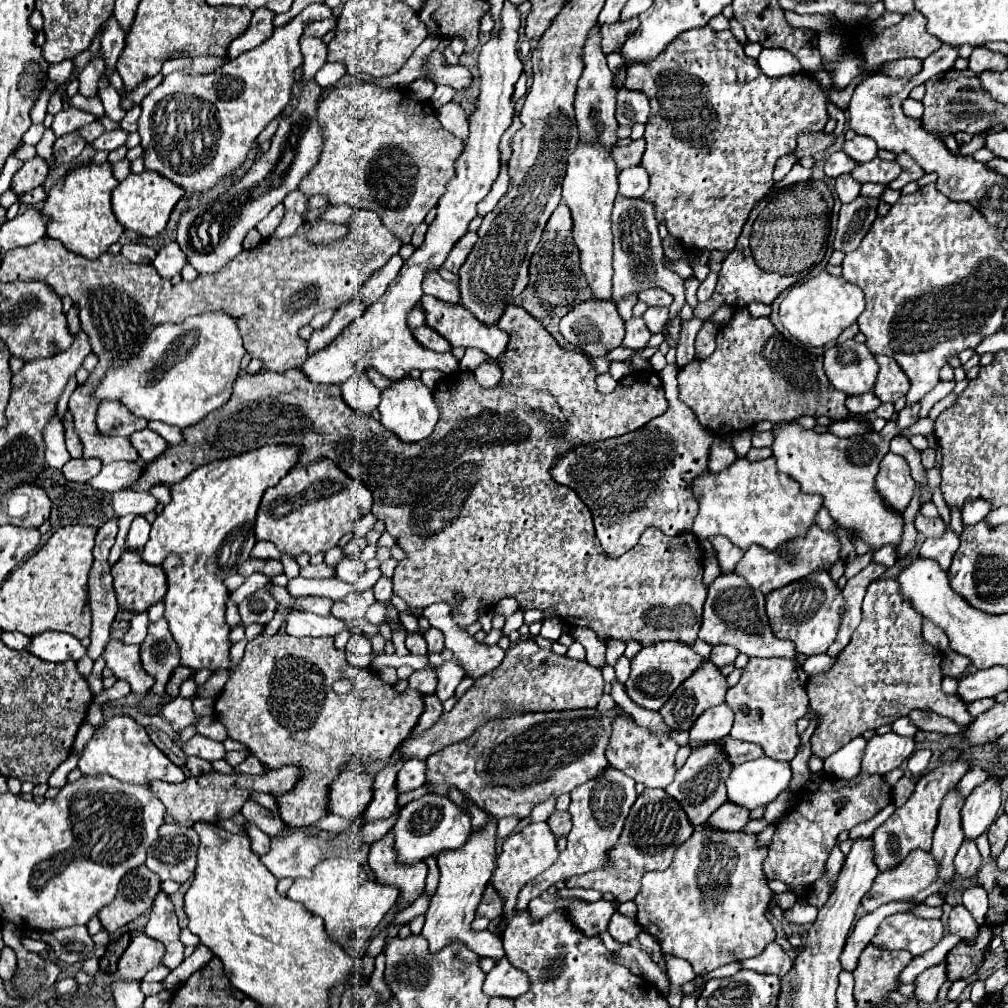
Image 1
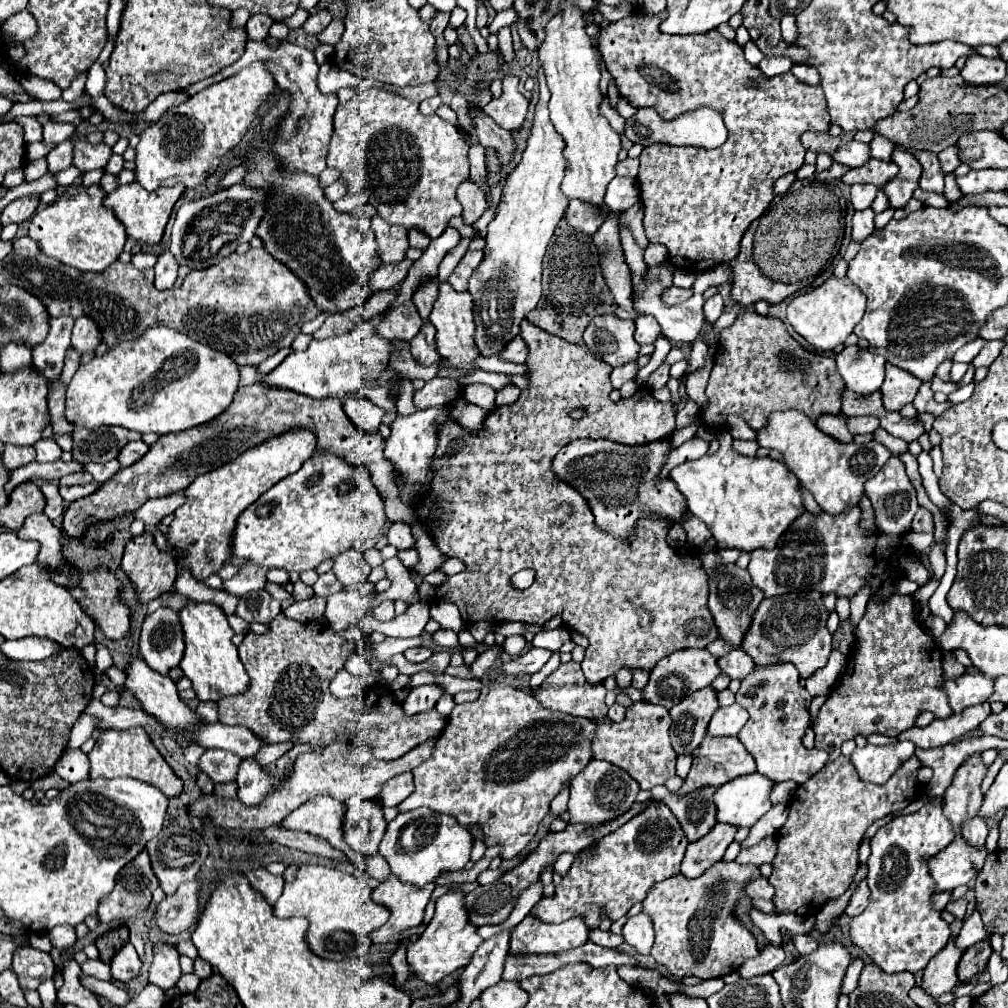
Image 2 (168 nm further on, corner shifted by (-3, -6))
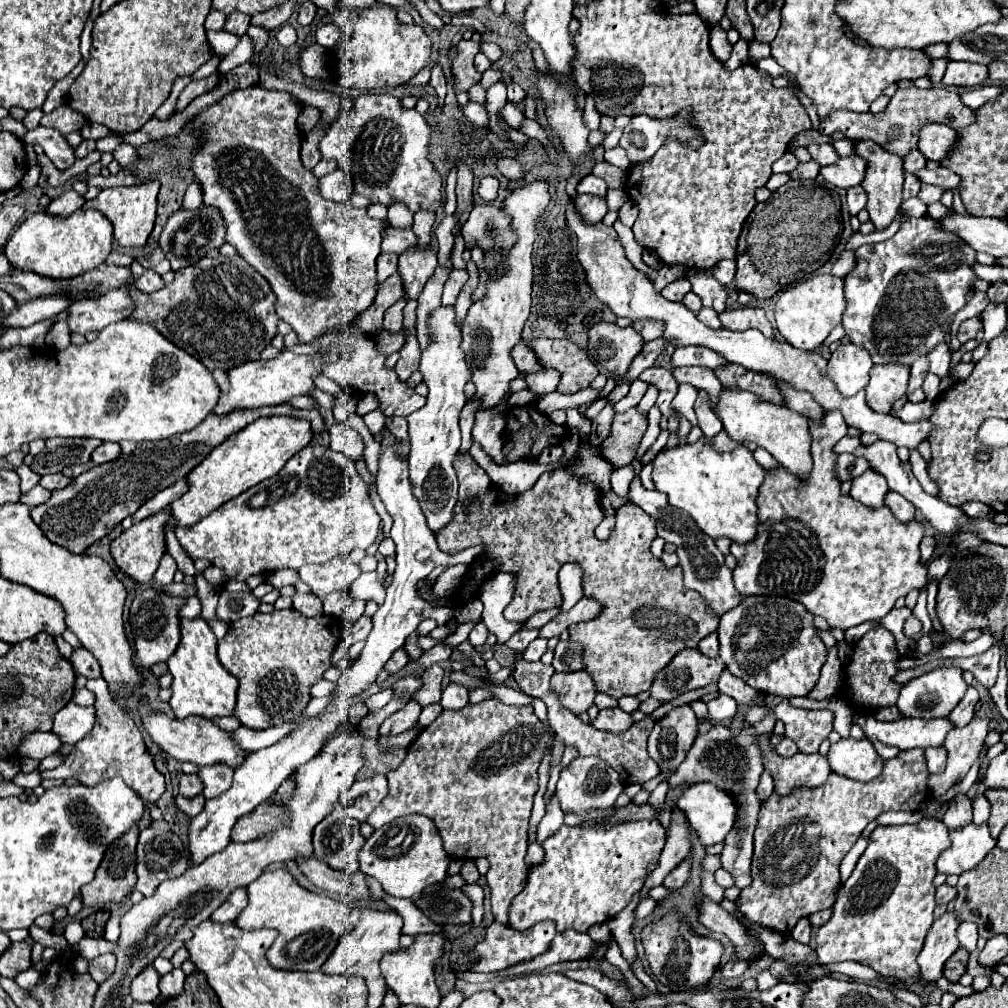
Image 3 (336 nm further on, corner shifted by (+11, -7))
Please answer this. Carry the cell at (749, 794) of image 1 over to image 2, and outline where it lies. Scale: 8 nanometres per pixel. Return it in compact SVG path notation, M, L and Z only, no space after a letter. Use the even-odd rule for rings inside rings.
M758 772L738 776L738 778L722 784L714 792L716 822L732 824L736 828L752 828L770 810L770 800L768 800L770 790L772 790L772 782L768 778L762 778L762 774L758 774Z

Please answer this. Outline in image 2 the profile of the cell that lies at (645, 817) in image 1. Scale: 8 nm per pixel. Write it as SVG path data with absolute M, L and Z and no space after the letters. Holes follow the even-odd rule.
M666 804L650 806L616 830L602 838L594 848L576 854L570 870L554 888L554 896L542 896L532 908L532 914L546 924L560 924L574 916L582 916L590 930L598 928L600 910L614 922L622 918L636 902L642 902L656 882L672 878L680 872L680 862L686 852L682 828Z

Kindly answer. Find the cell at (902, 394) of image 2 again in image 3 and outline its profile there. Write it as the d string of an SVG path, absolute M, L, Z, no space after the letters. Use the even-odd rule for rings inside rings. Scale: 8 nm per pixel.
M874 365L866 387L866 401L876 413L888 413L896 399L906 395L910 367L904 365Z

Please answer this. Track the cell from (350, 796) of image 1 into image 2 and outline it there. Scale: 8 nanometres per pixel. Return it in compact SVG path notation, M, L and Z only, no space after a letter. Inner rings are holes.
M318 796L302 804L280 822L280 828L308 832L346 852L354 862L362 860L358 854L354 854L354 850L346 850L346 846L342 846L342 802L334 798Z

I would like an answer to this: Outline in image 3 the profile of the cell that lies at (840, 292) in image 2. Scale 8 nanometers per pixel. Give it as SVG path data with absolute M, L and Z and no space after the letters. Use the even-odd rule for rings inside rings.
M814 275L804 283L786 289L776 301L776 327L784 335L784 339L796 347L814 351L818 349L830 331L840 325L842 315L846 311L846 297L844 297L844 283L840 277L834 275Z

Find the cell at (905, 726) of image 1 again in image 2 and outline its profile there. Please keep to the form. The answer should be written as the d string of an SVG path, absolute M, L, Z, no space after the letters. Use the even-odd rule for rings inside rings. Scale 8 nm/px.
M978 704L970 706L970 710L964 710L960 714L952 714L942 720L932 720L928 726L918 728L912 726L910 730L904 730L898 734L898 740L910 740L918 748L936 748L936 746L946 746L954 742L956 738L962 738L964 734L972 732L974 728L980 726L980 722L990 714L990 704Z

